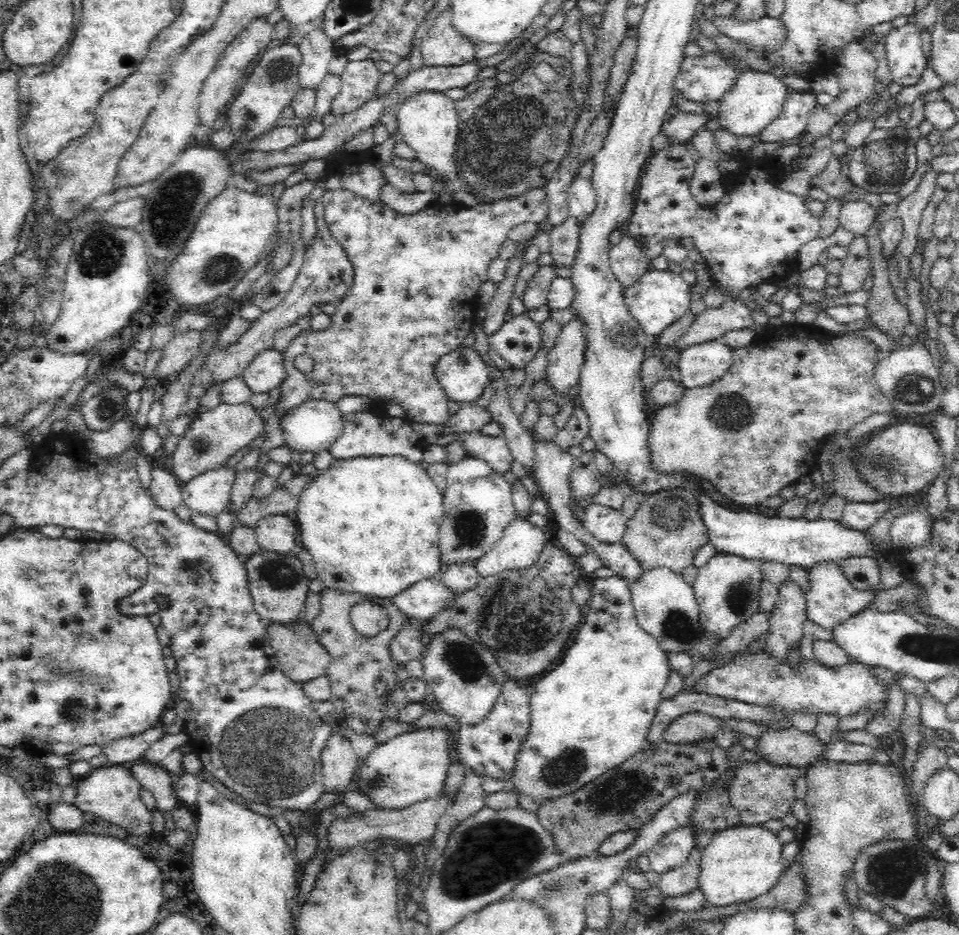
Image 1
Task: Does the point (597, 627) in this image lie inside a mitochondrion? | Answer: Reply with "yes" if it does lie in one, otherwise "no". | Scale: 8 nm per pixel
no

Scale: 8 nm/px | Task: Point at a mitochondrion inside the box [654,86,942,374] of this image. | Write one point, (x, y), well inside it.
(890, 173)

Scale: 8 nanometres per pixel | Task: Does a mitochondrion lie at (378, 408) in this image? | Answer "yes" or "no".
no

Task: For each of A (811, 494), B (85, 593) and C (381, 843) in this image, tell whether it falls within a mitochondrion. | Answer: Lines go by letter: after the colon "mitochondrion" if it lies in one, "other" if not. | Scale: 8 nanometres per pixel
A: other
B: other
C: other

